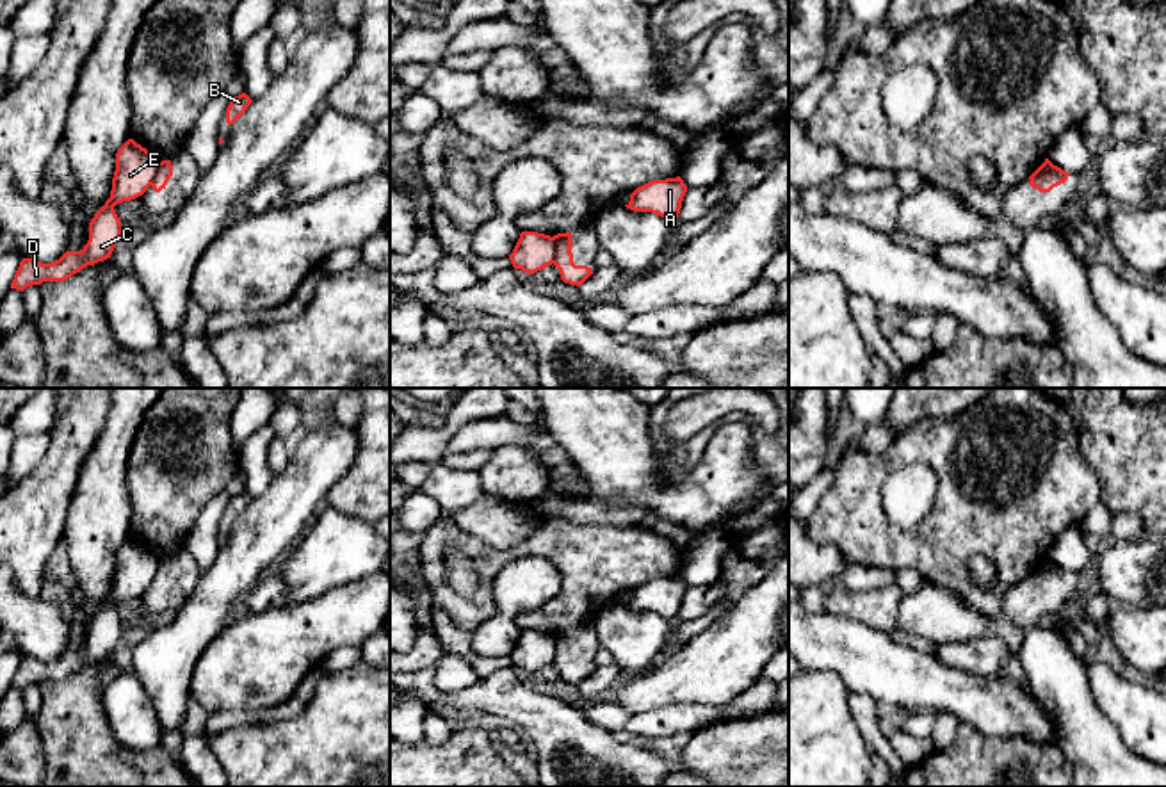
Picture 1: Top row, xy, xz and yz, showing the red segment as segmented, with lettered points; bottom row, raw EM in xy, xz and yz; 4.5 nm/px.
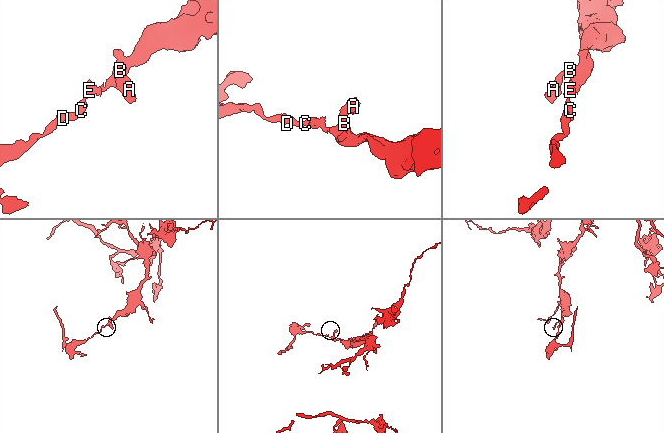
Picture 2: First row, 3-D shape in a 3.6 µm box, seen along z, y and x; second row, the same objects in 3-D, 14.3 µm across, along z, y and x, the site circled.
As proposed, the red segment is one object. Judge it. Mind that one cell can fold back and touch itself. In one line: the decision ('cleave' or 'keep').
cleave

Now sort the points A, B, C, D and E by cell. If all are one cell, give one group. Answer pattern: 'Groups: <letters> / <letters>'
Groups: A B / C D E

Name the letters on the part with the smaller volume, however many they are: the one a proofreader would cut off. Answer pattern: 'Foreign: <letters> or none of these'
Foreign: C, D, E

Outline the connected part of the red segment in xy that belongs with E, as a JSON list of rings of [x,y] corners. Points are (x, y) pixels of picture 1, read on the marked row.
[[[128,139],[116,153],[110,198],[91,219],[87,244],[80,251],[66,251],[52,264],[23,258],[11,288],[23,292],[27,287],[41,285],[43,281],[64,281],[84,267],[110,258],[123,231],[114,207],[142,196],[153,183],[157,169],[157,157],[134,139]]]

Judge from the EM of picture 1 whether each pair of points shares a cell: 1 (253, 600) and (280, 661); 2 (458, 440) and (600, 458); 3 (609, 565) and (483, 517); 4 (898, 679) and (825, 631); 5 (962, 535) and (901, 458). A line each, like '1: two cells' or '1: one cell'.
1: two cells
2: two cells
3: two cells
4: one cell
5: one cell

